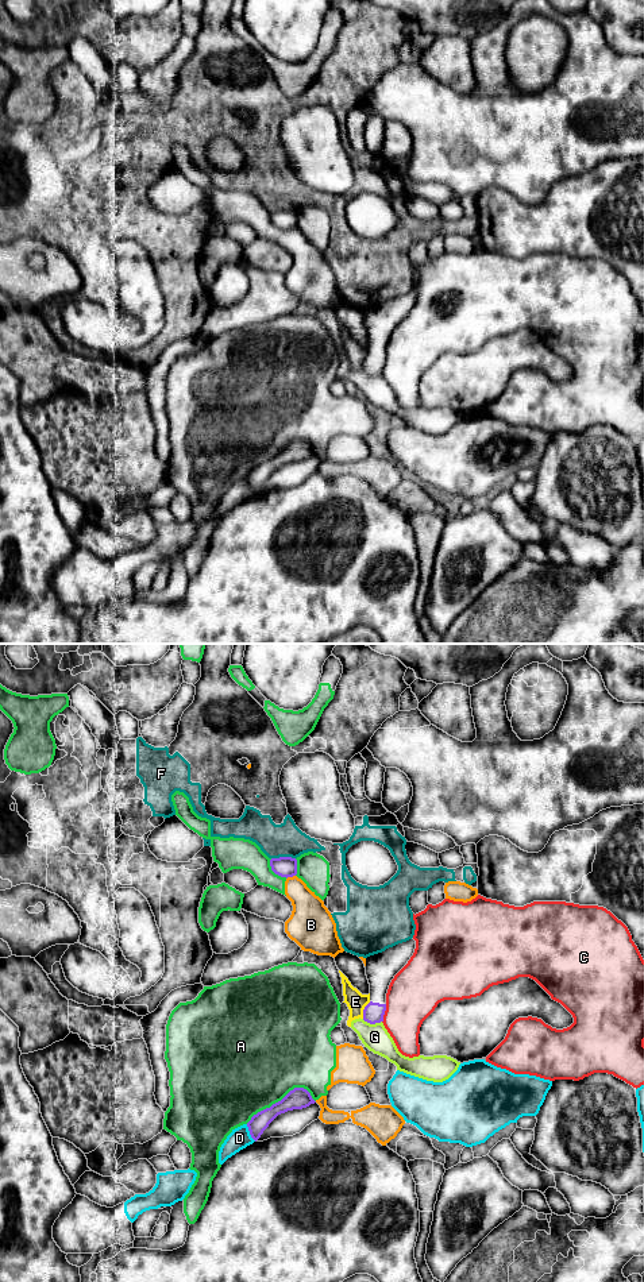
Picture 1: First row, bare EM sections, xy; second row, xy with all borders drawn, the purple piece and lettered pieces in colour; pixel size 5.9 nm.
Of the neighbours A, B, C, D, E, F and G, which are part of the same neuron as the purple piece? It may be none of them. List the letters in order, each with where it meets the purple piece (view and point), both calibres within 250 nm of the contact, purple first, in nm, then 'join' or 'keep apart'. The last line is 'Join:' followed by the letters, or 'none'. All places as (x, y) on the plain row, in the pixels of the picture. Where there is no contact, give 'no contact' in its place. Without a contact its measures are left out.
A: contact xy (282, 451); calibres 130 and 500 nm; keep apart
B: contact xy (290, 228); calibres 130 and 200 nm; keep apart
C: contact xy (384, 366); calibres 120 and 300 nm; keep apart
D: contact xy (250, 485); calibres 110 and 120 nm; keep apart
E: contact xy (363, 362); calibres 120 and 120 nm; keep apart
F: contact xy (282, 209); calibres 130 and 200 nm; keep apart
G: contact xy (371, 375); calibres 120 and 160 nm; keep apart
Join: none

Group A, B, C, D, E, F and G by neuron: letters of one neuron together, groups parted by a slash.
A B / C / D / E G / F

